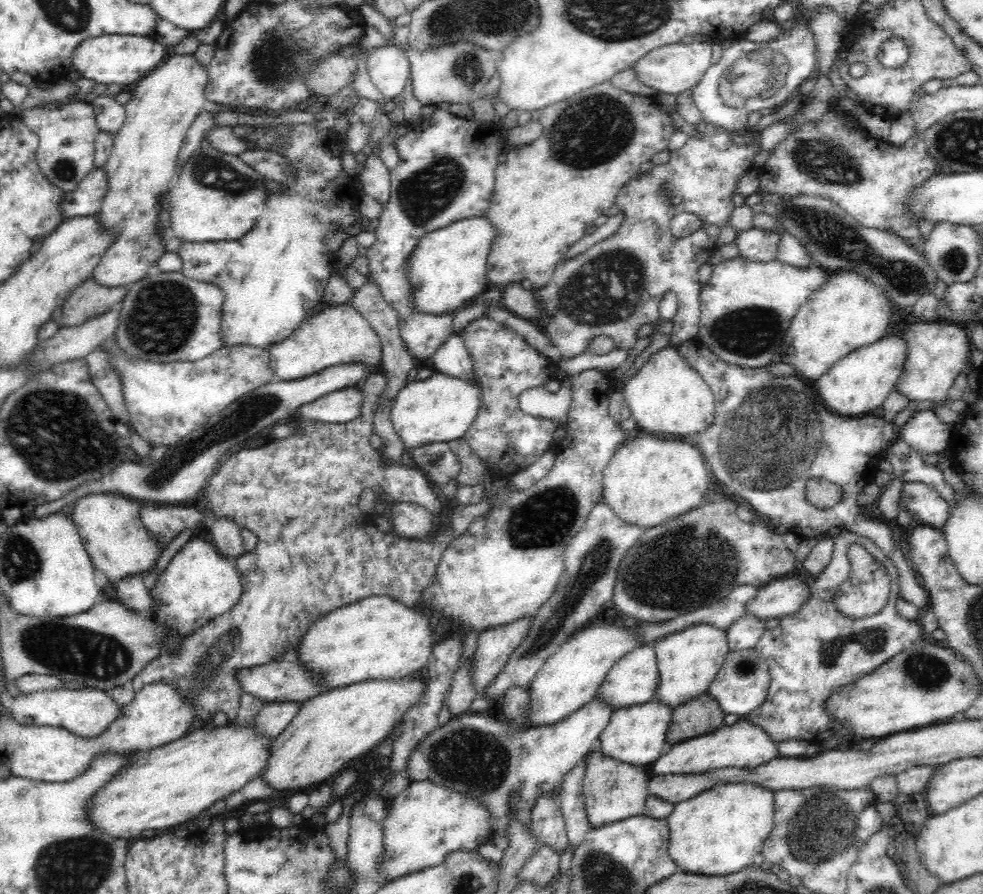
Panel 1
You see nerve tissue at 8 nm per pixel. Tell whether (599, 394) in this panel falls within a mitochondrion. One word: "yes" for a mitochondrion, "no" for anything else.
no

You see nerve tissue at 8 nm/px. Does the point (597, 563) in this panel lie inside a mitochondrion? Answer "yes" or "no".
yes

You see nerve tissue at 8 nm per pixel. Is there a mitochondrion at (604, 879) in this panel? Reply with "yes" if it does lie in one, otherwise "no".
yes

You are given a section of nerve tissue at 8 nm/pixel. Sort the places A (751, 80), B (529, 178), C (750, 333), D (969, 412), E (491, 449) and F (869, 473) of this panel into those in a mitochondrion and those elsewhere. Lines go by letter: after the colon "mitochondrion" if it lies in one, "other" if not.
A: mitochondrion
B: other
C: mitochondrion
D: other
E: other
F: other

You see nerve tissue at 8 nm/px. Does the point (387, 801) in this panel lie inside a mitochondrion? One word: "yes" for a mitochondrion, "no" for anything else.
no

